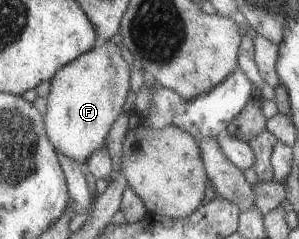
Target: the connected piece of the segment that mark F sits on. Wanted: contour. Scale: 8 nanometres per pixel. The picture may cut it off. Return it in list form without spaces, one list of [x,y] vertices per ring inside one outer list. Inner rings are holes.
[[[97,42],[91,50],[59,67],[49,84],[49,92],[43,99],[47,138],[58,155],[84,164],[91,152],[103,148],[109,129],[120,114],[130,90],[129,68],[121,56],[119,44]]]

